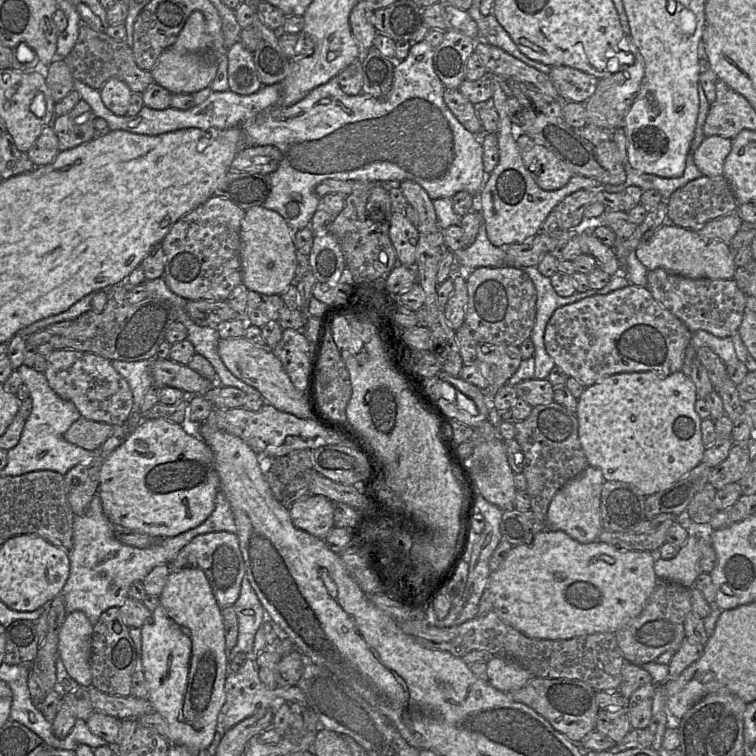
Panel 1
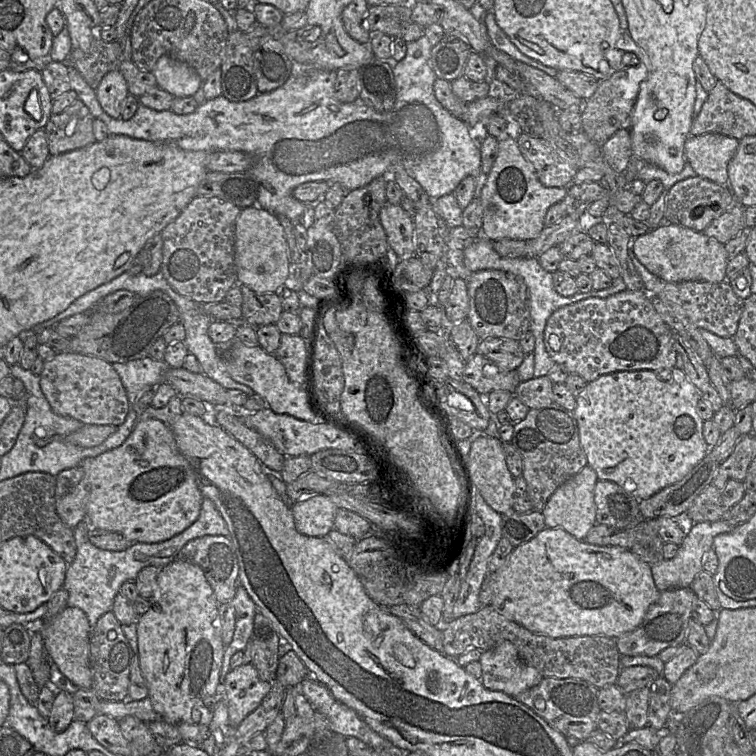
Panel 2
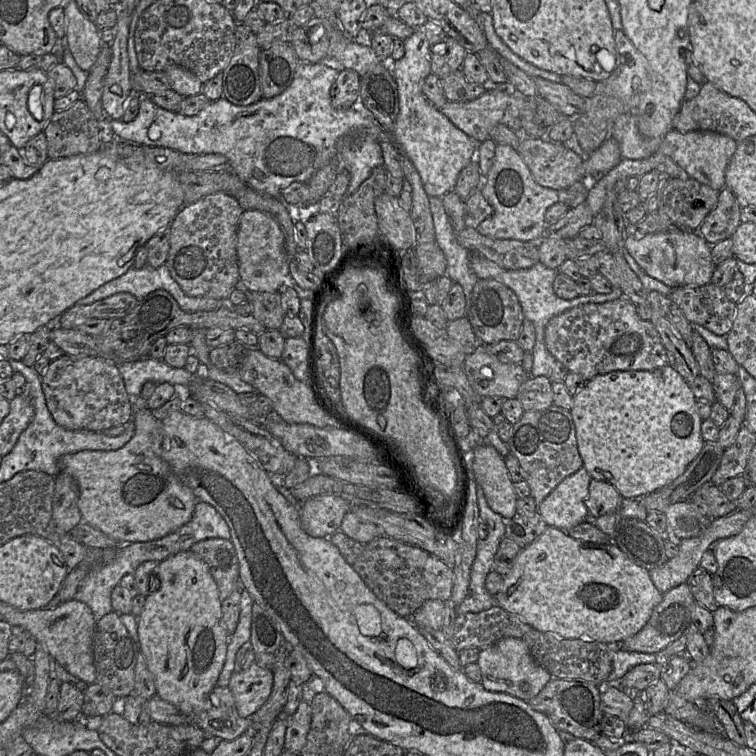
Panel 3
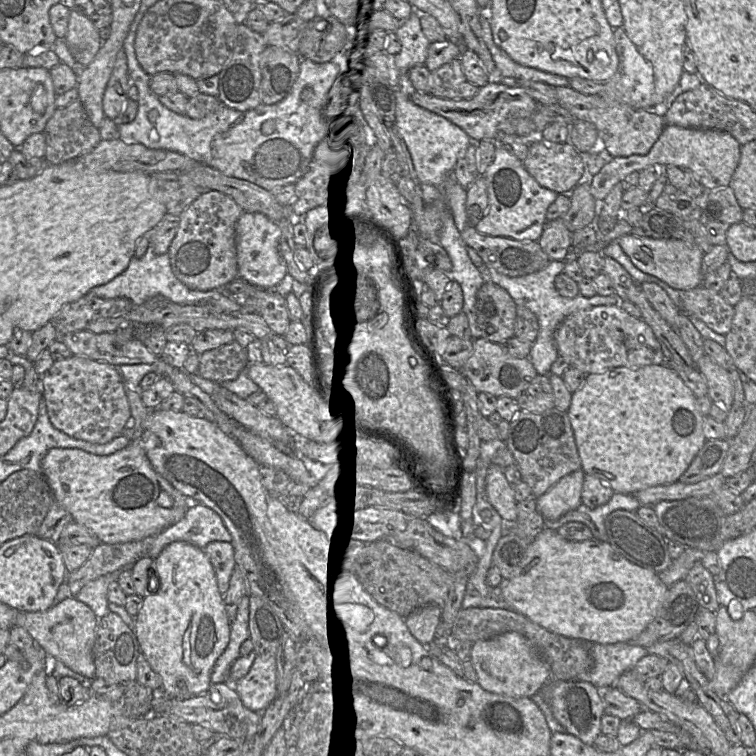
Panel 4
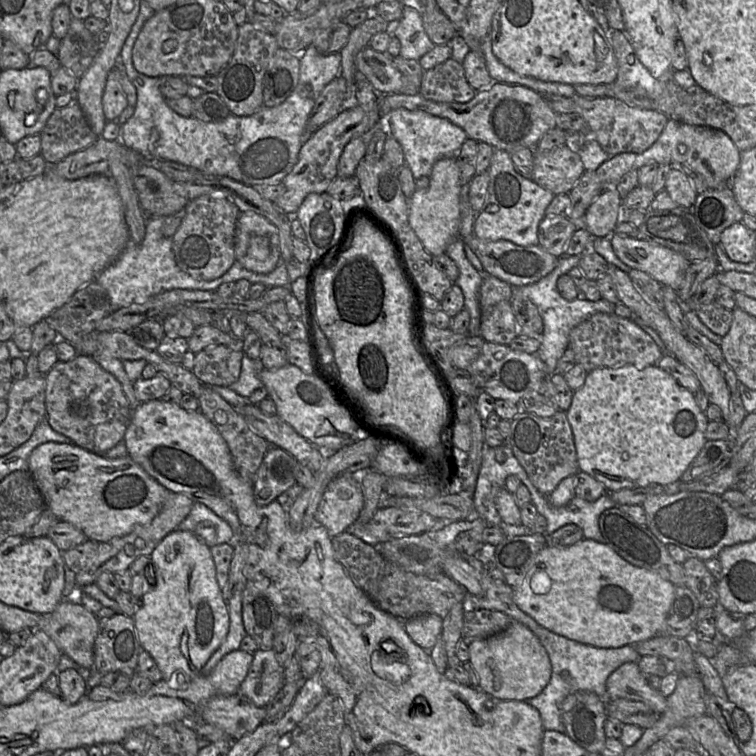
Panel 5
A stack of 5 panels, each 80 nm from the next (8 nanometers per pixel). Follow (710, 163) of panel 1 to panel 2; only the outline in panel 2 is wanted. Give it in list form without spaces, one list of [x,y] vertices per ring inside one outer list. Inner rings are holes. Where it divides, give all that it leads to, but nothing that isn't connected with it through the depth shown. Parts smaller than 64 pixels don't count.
[[[723,134],[690,135],[684,145],[684,155],[696,176],[728,185],[727,166],[738,144],[737,139]]]

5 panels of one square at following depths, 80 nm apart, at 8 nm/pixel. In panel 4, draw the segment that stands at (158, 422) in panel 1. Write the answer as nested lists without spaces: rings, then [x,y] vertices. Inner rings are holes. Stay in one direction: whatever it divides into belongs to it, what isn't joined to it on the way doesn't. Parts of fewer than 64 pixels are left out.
[[[127,387],[126,394],[131,411],[130,426],[135,429],[135,439],[128,446],[107,456],[94,455],[77,448],[52,448],[41,461],[41,472],[51,489],[54,502],[71,514],[73,522],[88,528],[104,544],[126,543],[155,536],[179,522],[192,502],[153,469],[139,444],[143,421],[151,410],[143,404],[138,392]]]

